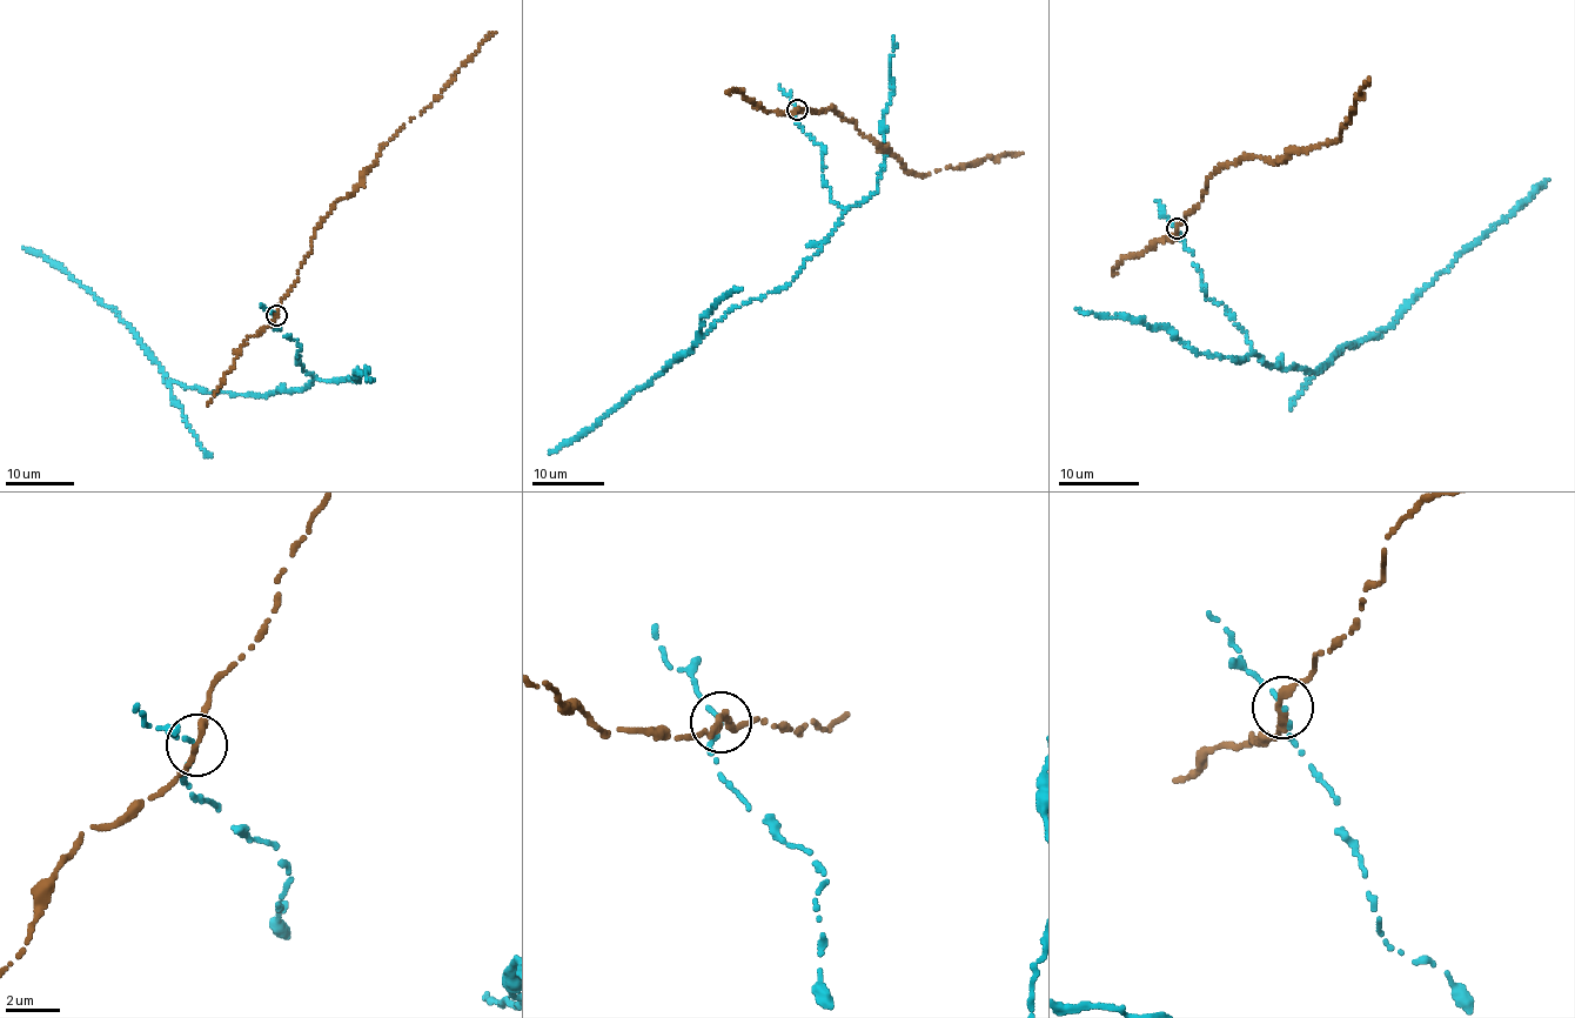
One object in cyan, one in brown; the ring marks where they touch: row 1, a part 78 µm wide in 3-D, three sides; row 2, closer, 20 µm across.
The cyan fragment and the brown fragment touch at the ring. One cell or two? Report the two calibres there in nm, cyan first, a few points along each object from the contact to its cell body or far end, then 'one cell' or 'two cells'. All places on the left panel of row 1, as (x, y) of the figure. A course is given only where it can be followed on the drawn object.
180/280 nm | cyan via (276, 314), (275, 327), (317, 377), (261, 395), (206, 394), (175, 382), (112, 308), (24, 247) | brown via (276, 315), (313, 234), (332, 207), (352, 194), (381, 148), (435, 101), (454, 72), (495, 33) | two cells

